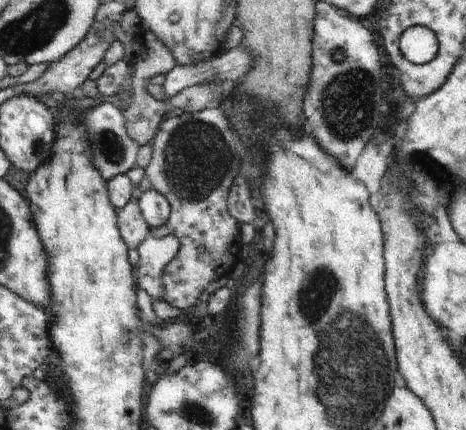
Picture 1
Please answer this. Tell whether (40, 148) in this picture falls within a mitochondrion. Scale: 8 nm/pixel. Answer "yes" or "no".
yes

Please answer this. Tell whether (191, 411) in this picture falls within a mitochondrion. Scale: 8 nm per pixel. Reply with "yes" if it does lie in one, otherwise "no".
yes

